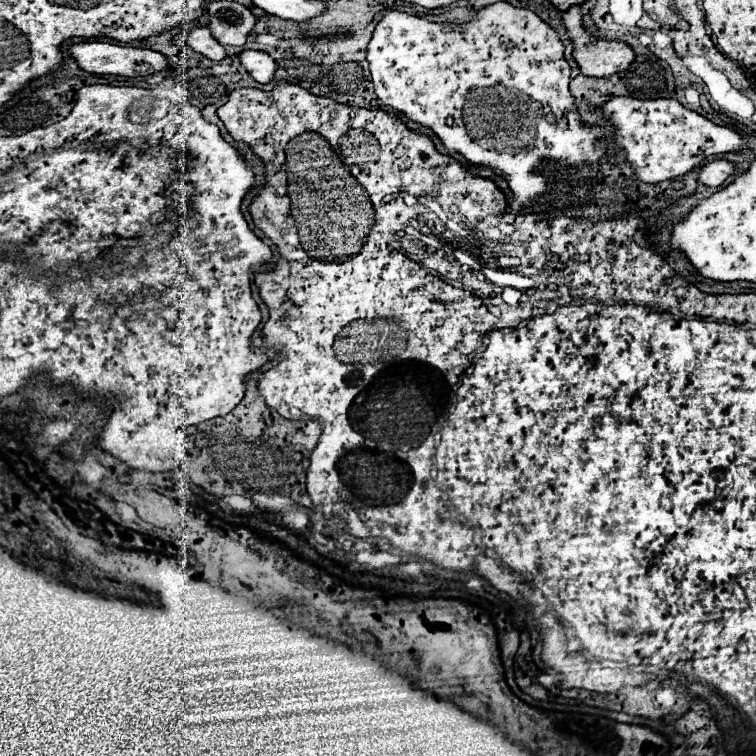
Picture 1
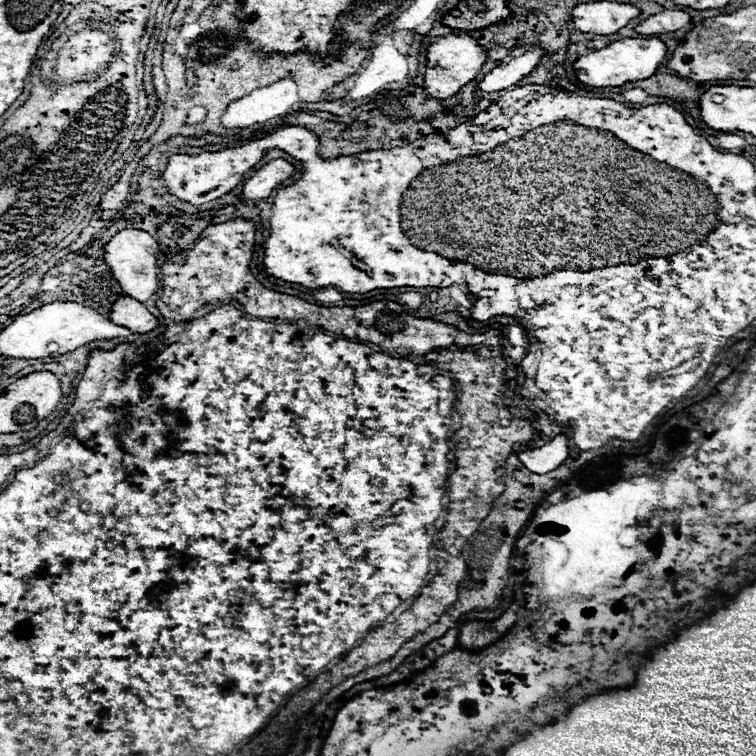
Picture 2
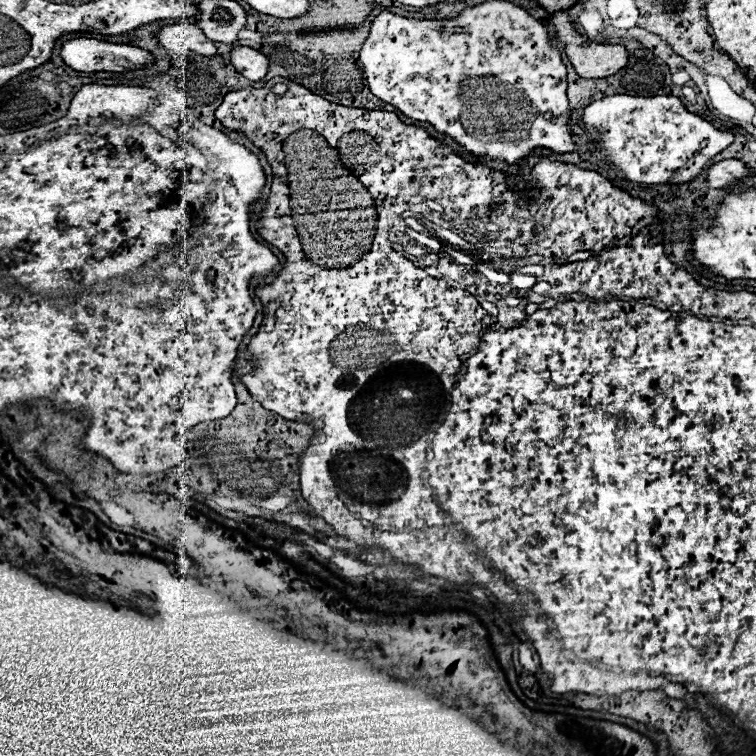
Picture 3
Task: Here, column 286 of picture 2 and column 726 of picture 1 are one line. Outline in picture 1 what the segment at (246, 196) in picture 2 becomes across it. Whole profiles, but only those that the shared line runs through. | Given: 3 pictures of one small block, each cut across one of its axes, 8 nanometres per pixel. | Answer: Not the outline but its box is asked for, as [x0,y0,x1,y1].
[698,160,734,186]

